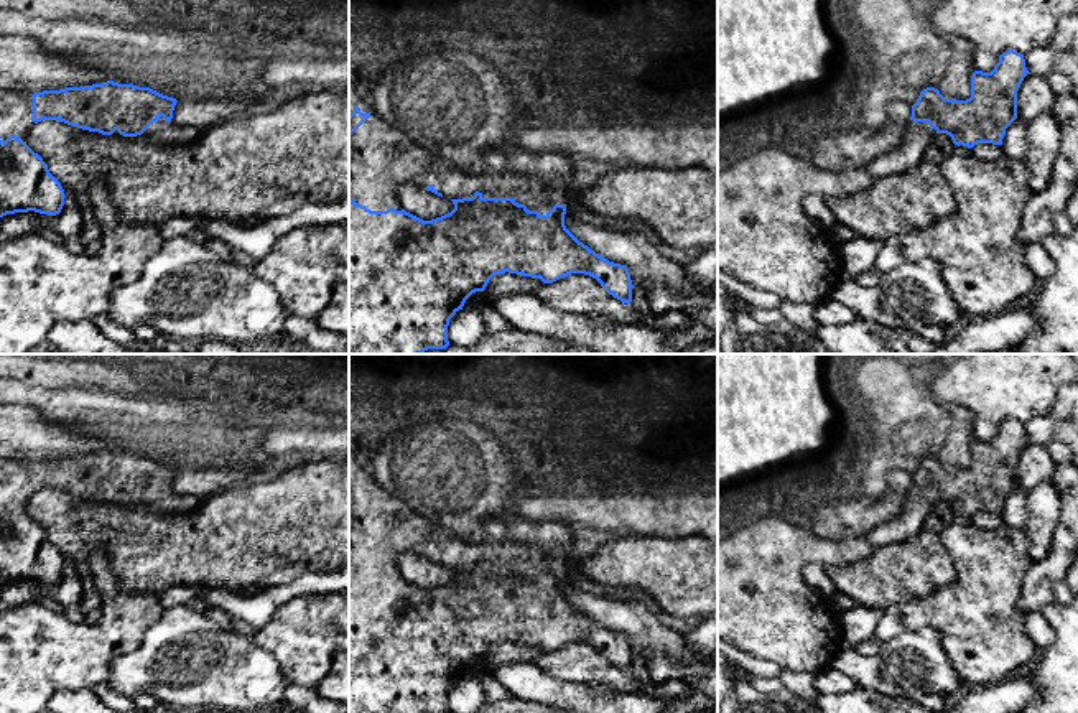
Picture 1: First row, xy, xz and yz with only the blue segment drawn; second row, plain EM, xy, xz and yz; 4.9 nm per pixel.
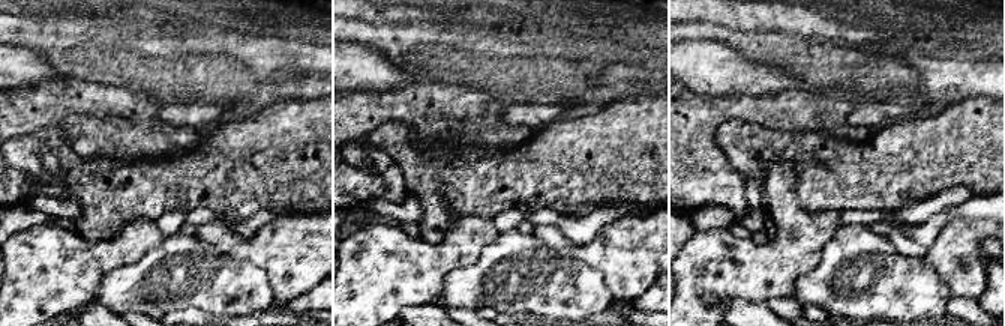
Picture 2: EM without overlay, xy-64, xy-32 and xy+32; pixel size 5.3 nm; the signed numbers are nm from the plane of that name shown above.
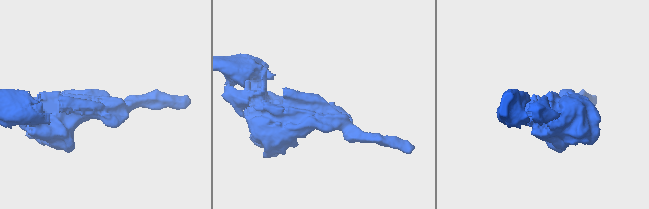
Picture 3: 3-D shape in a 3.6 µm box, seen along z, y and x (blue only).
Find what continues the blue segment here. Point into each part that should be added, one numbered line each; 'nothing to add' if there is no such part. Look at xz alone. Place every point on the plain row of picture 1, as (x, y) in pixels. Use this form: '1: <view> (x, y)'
1: xz (382, 529)

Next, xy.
1: xy (15, 475)
2: xy (160, 501)

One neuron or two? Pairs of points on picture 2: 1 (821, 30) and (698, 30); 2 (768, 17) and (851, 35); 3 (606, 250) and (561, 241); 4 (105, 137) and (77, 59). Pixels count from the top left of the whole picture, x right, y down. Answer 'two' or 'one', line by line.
1: two
2: one
3: one
4: two

